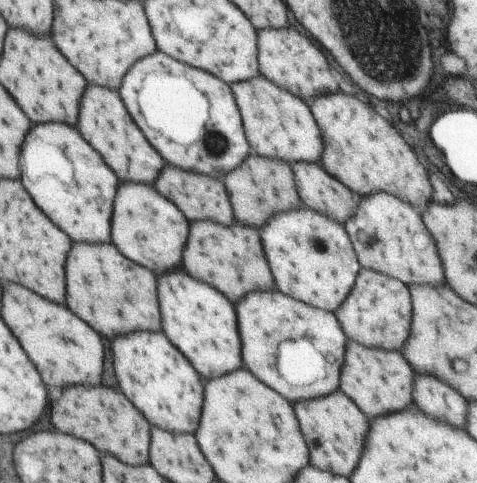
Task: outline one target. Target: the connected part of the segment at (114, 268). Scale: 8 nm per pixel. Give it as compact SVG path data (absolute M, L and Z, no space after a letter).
M74 244L66 272L70 272L70 292L66 292L66 304L74 308L78 316L86 316L98 332L114 338L122 332L132 332L138 328L160 330L154 274L128 260L114 244Z

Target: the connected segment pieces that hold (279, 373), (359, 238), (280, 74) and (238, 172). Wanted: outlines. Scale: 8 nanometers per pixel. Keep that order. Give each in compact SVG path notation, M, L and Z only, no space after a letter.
M278 290L248 292L234 308L238 308L238 328L242 328L242 356L246 356L242 362L250 364L266 380L266 386L286 396L292 404L341 390L340 377L349 340L335 313L298 302Z
M386 192L366 194L359 200L358 210L346 222L345 229L361 268L396 278L406 286L448 286L436 242L419 210Z
M294 27L282 28L282 30L266 28L257 34L260 72L264 78L292 92L294 96L298 96L307 104L318 96L326 96L326 93L336 92L338 94L338 82L330 72L324 52L318 46L314 46L314 42L308 36L304 36Z
M251 154L242 162L240 168L228 172L222 180L232 198L234 220L238 226L250 226L254 230L262 230L262 224L268 222L276 212L298 210L303 202L298 194L291 165L278 158L262 158Z

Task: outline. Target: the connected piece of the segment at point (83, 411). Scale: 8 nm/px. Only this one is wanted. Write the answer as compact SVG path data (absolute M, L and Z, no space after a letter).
M68 386L66 392L60 394L58 402L52 404L50 420L62 432L70 432L72 436L82 436L82 440L90 440L98 444L102 452L118 454L126 464L150 463L149 450L152 446L152 428L144 414L116 388L106 386Z

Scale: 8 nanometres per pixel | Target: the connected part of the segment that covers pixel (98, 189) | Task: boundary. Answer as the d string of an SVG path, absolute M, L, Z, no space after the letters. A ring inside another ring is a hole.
M50 122L38 124L26 136L26 148L22 148L22 178L26 188L34 192L34 200L78 240L108 242L112 204L118 188L118 178L104 158L82 138L78 128Z

